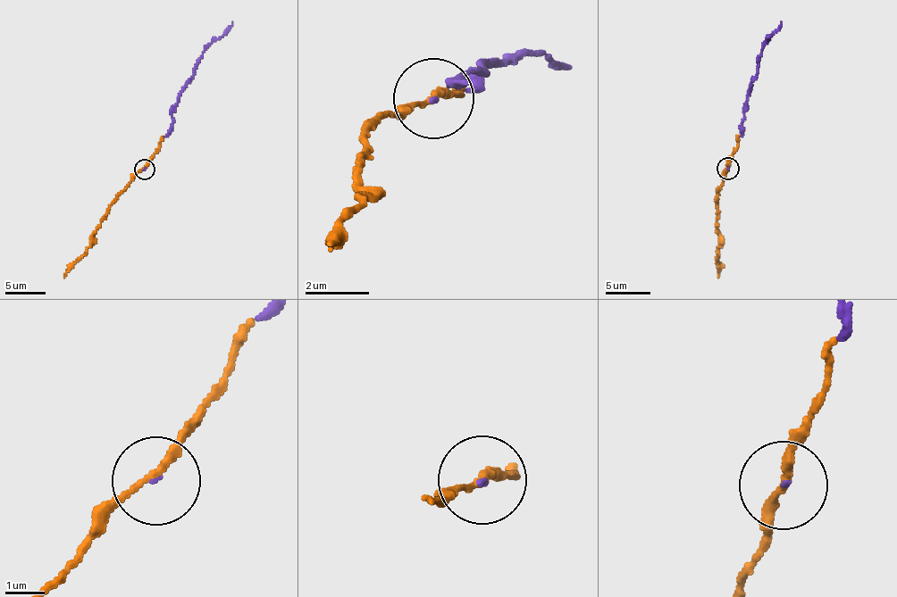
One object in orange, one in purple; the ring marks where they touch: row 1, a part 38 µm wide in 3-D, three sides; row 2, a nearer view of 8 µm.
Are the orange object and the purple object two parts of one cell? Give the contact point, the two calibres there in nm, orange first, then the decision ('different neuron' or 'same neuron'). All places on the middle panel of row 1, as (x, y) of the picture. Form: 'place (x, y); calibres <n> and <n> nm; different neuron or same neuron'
place (433, 98); calibres 170 and 50 nm; same neuron

